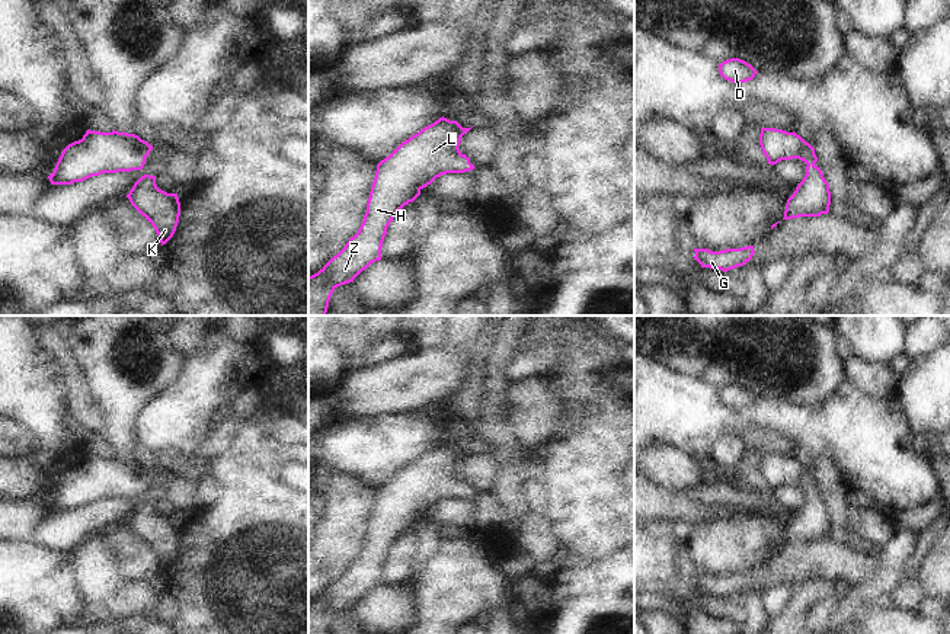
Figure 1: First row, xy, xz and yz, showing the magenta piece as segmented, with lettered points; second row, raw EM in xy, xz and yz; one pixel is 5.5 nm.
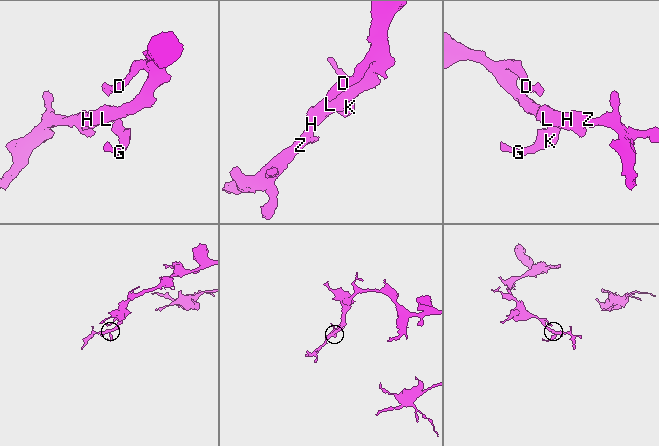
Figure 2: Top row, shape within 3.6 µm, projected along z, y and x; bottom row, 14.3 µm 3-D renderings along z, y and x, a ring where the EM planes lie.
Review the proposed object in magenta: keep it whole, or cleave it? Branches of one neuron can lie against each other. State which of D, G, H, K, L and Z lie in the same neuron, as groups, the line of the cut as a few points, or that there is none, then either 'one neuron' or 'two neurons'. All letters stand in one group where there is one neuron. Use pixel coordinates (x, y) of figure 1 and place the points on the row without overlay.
D G H K L Z | no cut | one neuron

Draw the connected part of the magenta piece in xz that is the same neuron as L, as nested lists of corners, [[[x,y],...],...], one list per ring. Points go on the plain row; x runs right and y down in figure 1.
[[[442,442],[377,490],[358,558],[317,599],[308,602],[308,634],[327,634],[338,612],[354,608],[371,589],[381,586],[387,553],[423,513],[442,500],[476,494],[458,474],[461,462],[470,455]]]

